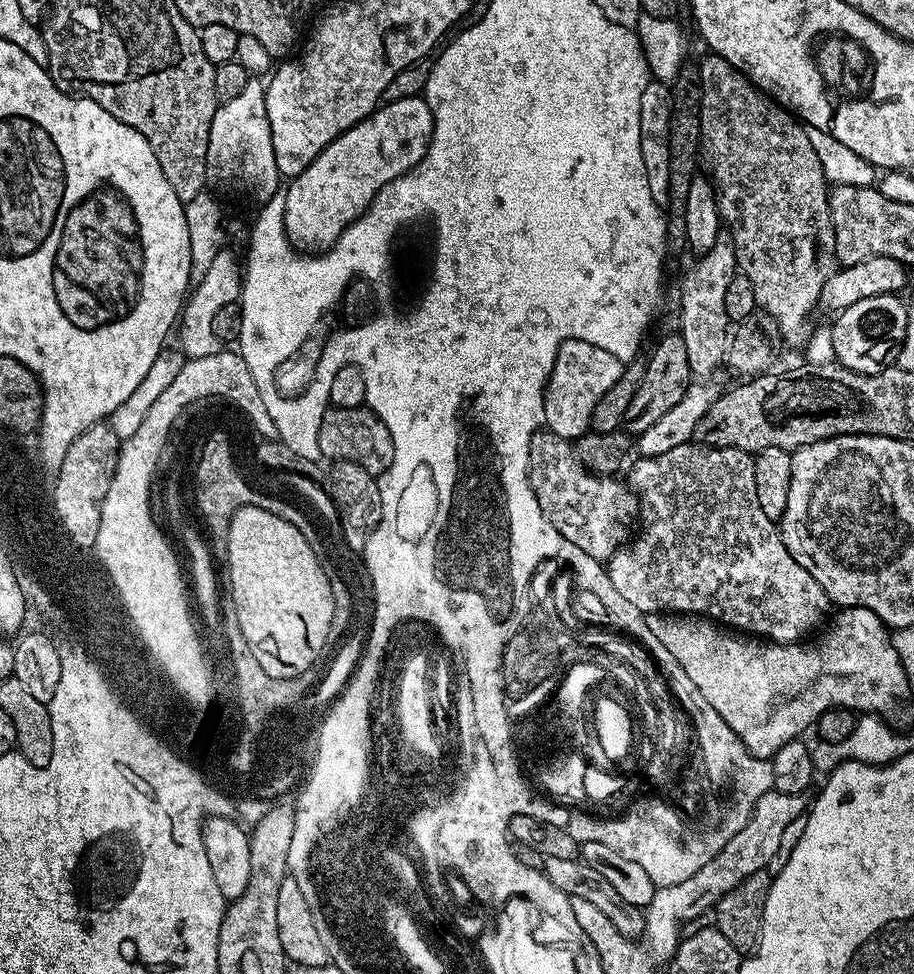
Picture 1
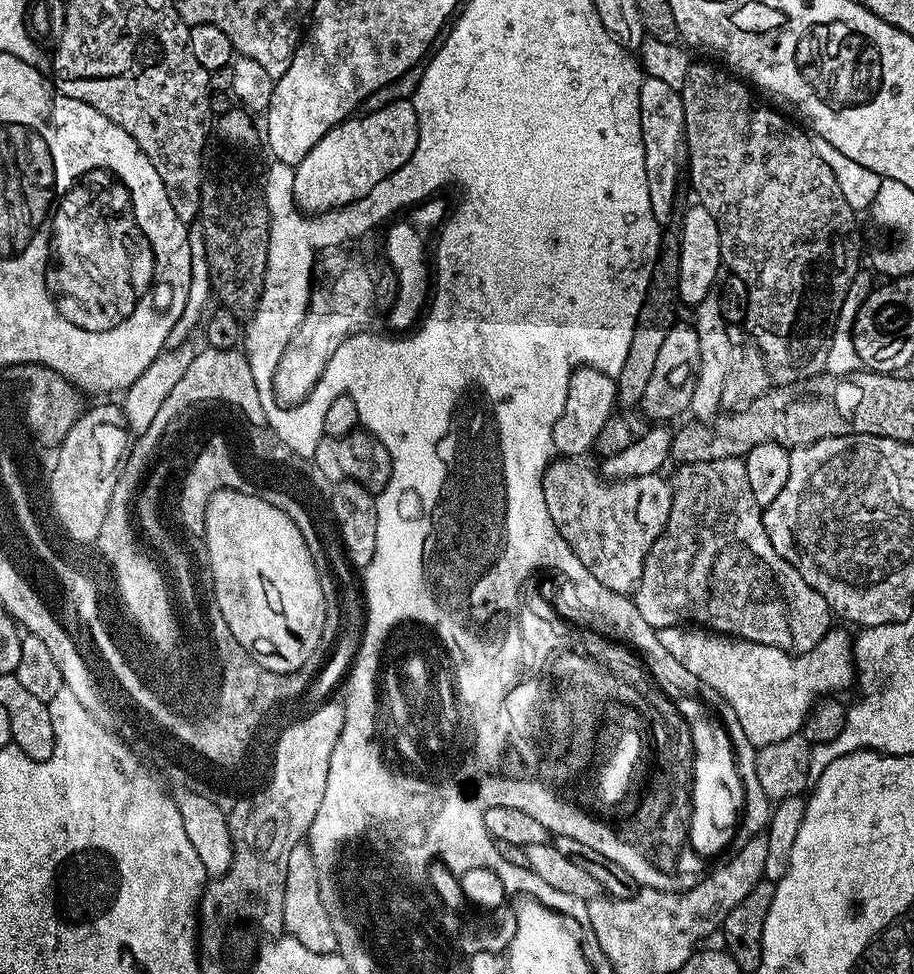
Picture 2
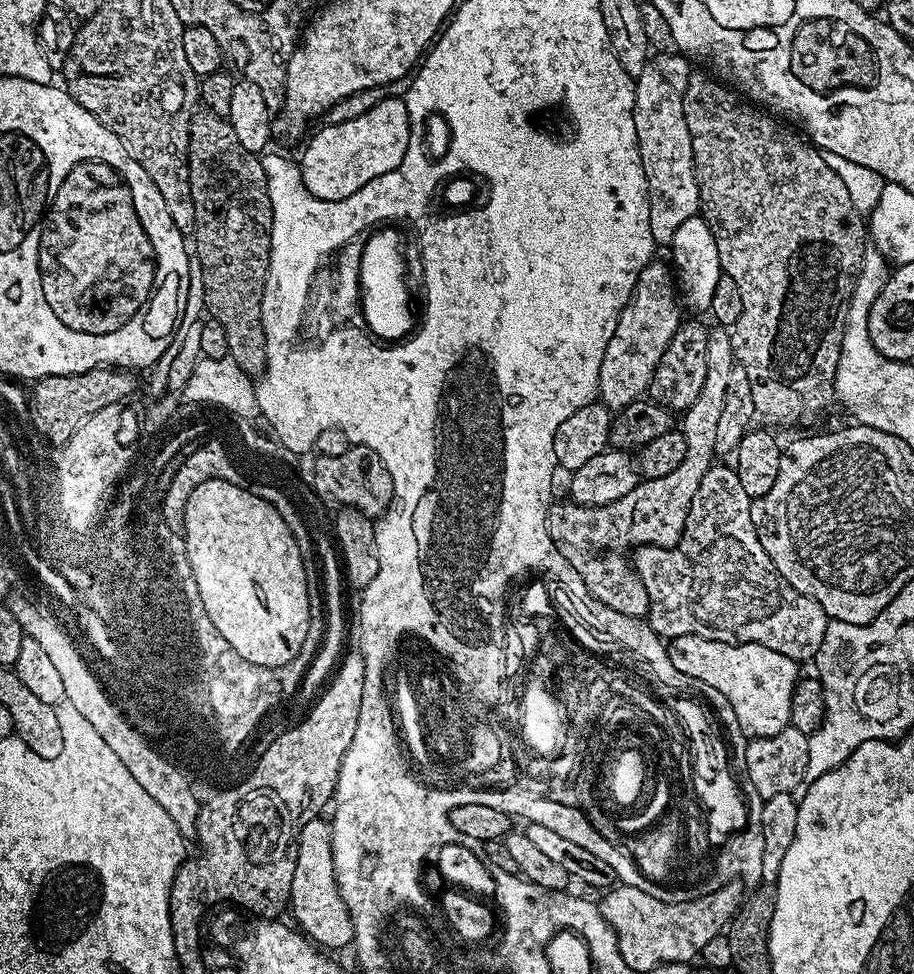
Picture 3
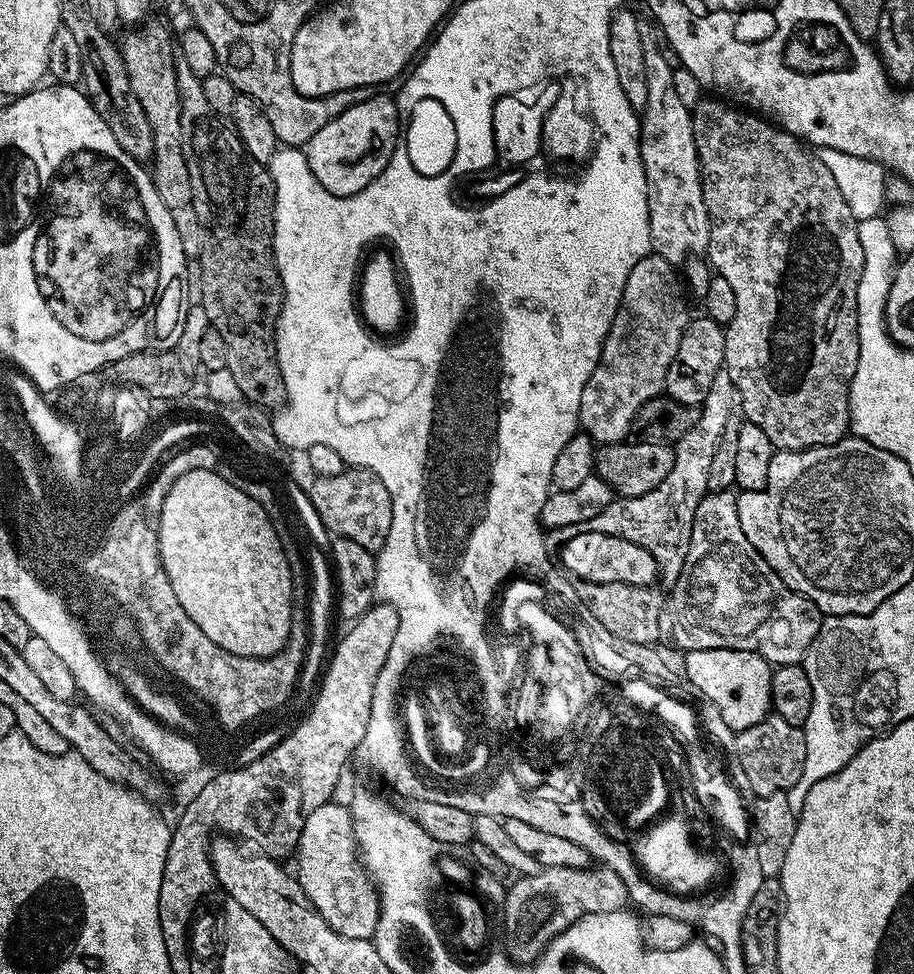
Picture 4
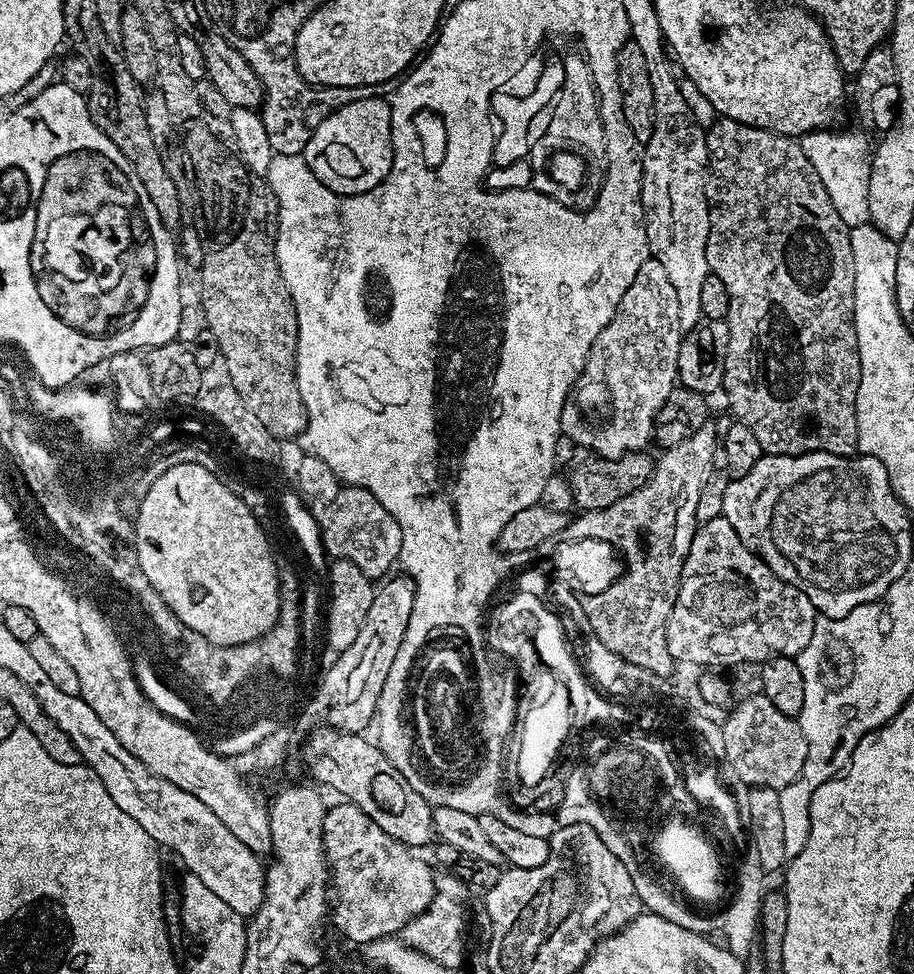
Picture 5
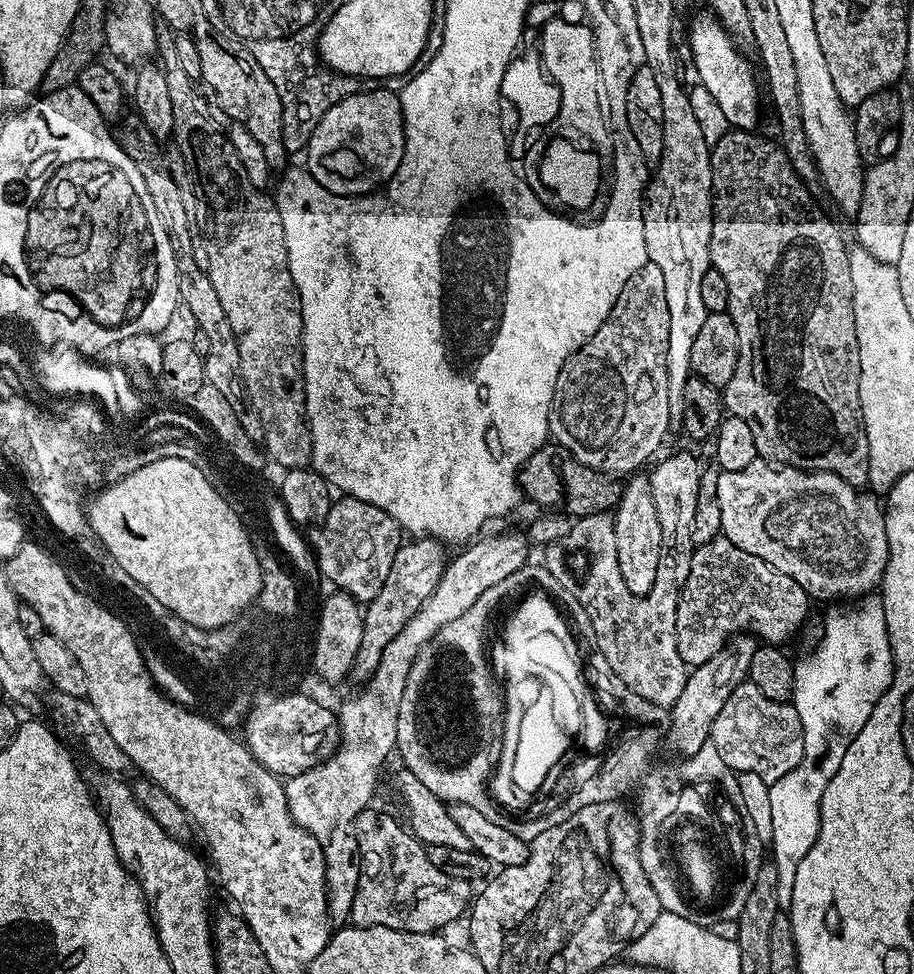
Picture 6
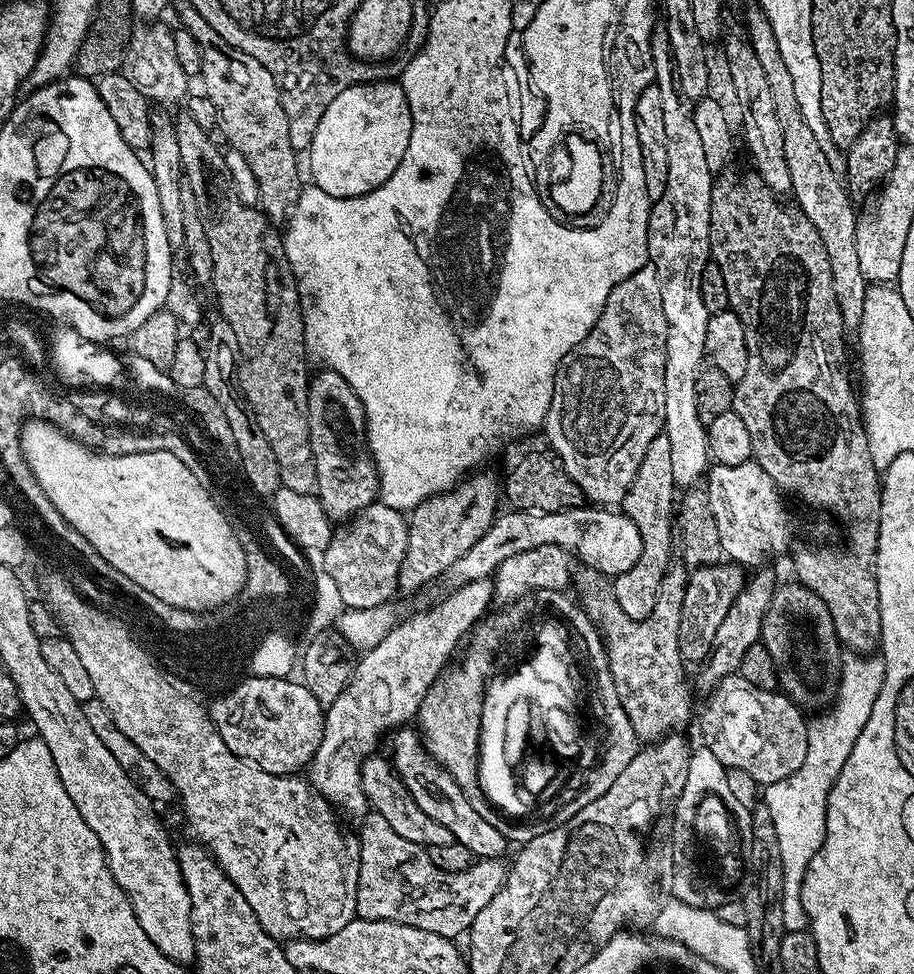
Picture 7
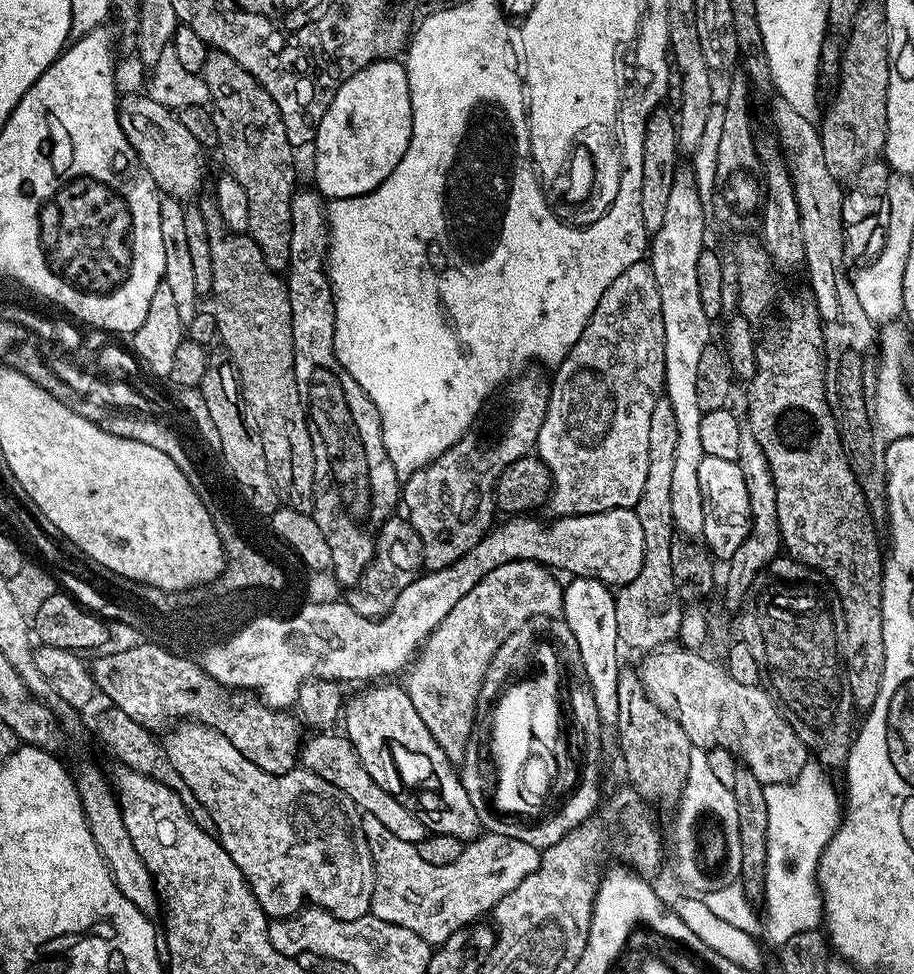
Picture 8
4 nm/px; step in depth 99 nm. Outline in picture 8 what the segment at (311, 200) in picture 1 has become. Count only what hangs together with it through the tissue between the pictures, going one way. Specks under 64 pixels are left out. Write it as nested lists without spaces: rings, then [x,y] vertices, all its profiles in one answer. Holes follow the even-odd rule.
[[[389,58],[387,60],[376,60],[370,66],[358,70],[354,78],[342,82],[338,94],[334,94],[334,102],[326,110],[322,122],[316,131],[314,149],[316,148],[316,184],[321,196],[328,200],[341,200],[342,198],[354,198],[355,196],[365,196],[367,192],[373,192],[385,178],[392,173],[394,166],[402,162],[402,154],[406,154],[406,146],[410,146],[410,134],[412,133],[412,107],[410,106],[410,86],[408,85],[408,69],[399,59]]]

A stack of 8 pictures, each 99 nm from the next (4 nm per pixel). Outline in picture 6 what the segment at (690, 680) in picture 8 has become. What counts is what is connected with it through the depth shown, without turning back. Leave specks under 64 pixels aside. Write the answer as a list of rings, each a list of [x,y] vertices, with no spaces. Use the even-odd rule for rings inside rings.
[[[750,682],[737,686],[726,698],[714,726],[710,741],[717,748],[722,762],[730,766],[733,772],[758,774],[758,778],[769,782],[790,774],[798,762],[802,762],[804,735],[802,722],[795,708],[788,702],[774,702]]]

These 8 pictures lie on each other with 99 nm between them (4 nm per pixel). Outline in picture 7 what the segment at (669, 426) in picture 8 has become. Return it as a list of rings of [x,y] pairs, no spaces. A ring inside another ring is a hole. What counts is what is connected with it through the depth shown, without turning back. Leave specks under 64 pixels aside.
[[[658,435],[650,446],[646,446],[646,455],[630,490],[624,495],[622,511],[638,526],[642,536],[642,554],[638,562],[626,570],[626,574],[611,581],[610,591],[616,596],[618,606],[627,616],[635,620],[645,620],[654,610],[660,593],[660,583],[666,574],[669,564],[674,560],[674,513],[677,511],[678,489],[674,482],[674,470],[670,451],[670,438]],[[673,552],[673,556],[672,556]]]

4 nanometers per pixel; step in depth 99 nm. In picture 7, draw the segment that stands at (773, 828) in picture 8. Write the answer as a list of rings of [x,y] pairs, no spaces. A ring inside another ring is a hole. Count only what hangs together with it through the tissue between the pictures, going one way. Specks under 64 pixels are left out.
[[[849,655],[840,665],[836,699],[831,701],[827,710],[808,720],[808,745],[802,766],[798,766],[794,774],[763,789],[762,803],[770,810],[770,818],[774,818],[774,830],[778,830],[778,846],[782,850],[782,918],[785,932],[802,932],[809,927],[810,921],[806,910],[802,910],[800,897],[804,875],[810,866],[810,858],[818,854],[824,841],[830,790],[838,778],[841,764],[850,758],[850,750],[854,750],[854,742],[858,742],[858,734],[862,734],[866,718],[870,718],[870,710],[883,681],[884,662],[879,655]]]

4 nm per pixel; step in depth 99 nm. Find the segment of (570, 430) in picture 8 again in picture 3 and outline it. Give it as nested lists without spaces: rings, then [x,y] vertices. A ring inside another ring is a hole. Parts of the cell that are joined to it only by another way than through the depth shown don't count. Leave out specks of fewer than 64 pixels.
[[[654,258],[641,270],[636,289],[633,290],[628,305],[622,310],[618,326],[606,346],[606,354],[600,367],[598,400],[609,410],[630,406],[630,402],[641,399],[647,393],[654,378],[654,370],[662,354],[666,354],[670,338],[674,338],[682,323],[682,308],[677,300],[677,289],[673,287],[674,272],[665,264],[660,258]]]

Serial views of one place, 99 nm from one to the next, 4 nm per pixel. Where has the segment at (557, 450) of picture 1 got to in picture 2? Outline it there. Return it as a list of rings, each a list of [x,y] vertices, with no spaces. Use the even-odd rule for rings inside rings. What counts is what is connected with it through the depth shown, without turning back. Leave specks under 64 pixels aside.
[[[556,458],[549,463],[548,469],[544,472],[542,478],[542,494],[546,498],[546,510],[550,514],[550,518],[554,522],[554,526],[562,534],[569,546],[578,554],[578,558],[582,562],[582,566],[586,566],[586,570],[590,570],[590,574],[594,574],[594,578],[598,578],[598,582],[602,582],[602,586],[606,586],[612,592],[631,593],[639,584],[642,578],[642,570],[644,569],[644,560],[648,557],[648,551],[652,549],[652,543],[656,541],[664,532],[665,526],[670,518],[670,510],[672,509],[672,486],[667,479],[663,480],[663,475],[639,476],[638,478],[630,478],[619,482],[609,482],[604,479],[599,471],[596,472],[592,468],[587,468],[584,462],[576,458]]]

